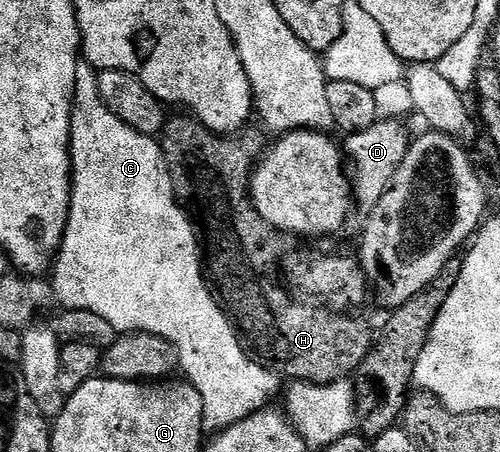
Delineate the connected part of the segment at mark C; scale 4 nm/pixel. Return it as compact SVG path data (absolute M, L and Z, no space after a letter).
M81 62L78 66L76 97L72 100L72 146L70 149L72 154L72 201L68 211L68 225L64 231L64 241L60 243L60 250L56 253L54 267L50 272L50 283L55 299L59 303L61 300L66 307L73 308L76 312L88 311L90 315L105 320L110 327L117 328L117 333L145 332L169 340L176 347L176 353L180 356L179 371L181 373L184 371L183 375L186 377L187 383L193 384L198 390L198 394L202 394L205 433L219 434L224 429L242 422L247 416L252 416L265 406L271 405L268 403L271 402L272 395L276 391L278 391L277 393L281 391L281 377L271 367L265 366L255 358L250 358L232 321L228 319L223 307L218 303L217 297L206 279L205 269L202 267L202 248L198 243L197 229L188 213L176 202L174 186L168 173L168 164L164 160L161 141L155 136L147 136L126 126L126 122L122 122L122 118L118 118L105 106L98 90L97 75L97 69L87 62Z

